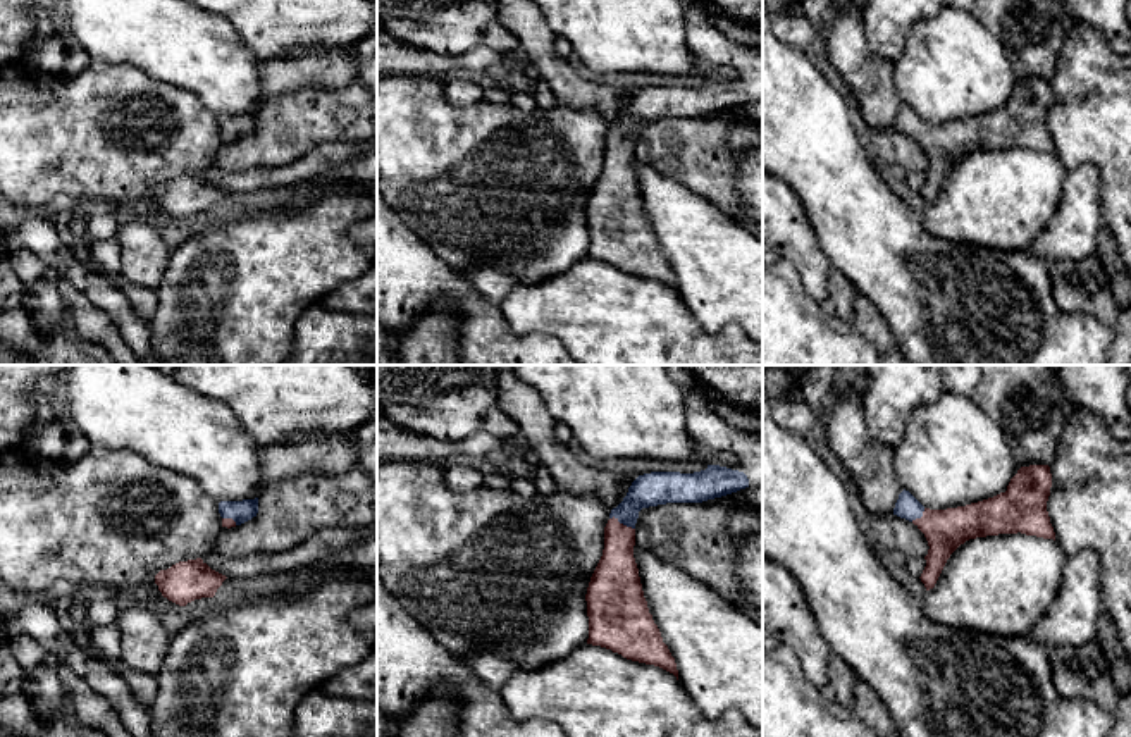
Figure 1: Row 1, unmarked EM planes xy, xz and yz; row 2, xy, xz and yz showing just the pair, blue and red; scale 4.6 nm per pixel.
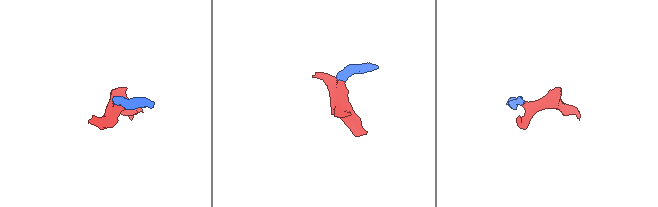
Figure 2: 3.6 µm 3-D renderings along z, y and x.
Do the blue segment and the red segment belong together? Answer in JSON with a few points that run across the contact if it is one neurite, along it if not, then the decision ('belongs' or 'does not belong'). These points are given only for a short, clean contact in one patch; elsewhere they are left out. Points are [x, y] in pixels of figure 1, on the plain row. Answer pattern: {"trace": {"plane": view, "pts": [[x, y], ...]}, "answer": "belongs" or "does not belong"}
{"trace": {"plane": "xz", "pts": [[658, 102], [649, 104], [622, 136], [617, 190]]}, "answer": "belongs"}

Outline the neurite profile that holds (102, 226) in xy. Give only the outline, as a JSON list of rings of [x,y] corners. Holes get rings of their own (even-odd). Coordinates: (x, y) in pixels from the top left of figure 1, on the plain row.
[[[115,212],[91,214],[86,217],[86,238],[90,241],[107,241],[115,236],[121,220]]]

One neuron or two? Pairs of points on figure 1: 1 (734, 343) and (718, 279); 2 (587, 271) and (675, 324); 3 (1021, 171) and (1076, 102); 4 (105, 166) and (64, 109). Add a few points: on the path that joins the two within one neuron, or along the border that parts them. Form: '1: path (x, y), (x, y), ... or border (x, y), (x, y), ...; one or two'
1: border (689, 314), (710, 333), (729, 324), (744, 331); two
2: path (610, 293), (639, 322), (653, 322); one
3: border (1056, 154), (1068, 167); two
4: path (104, 152), (74, 123); one

